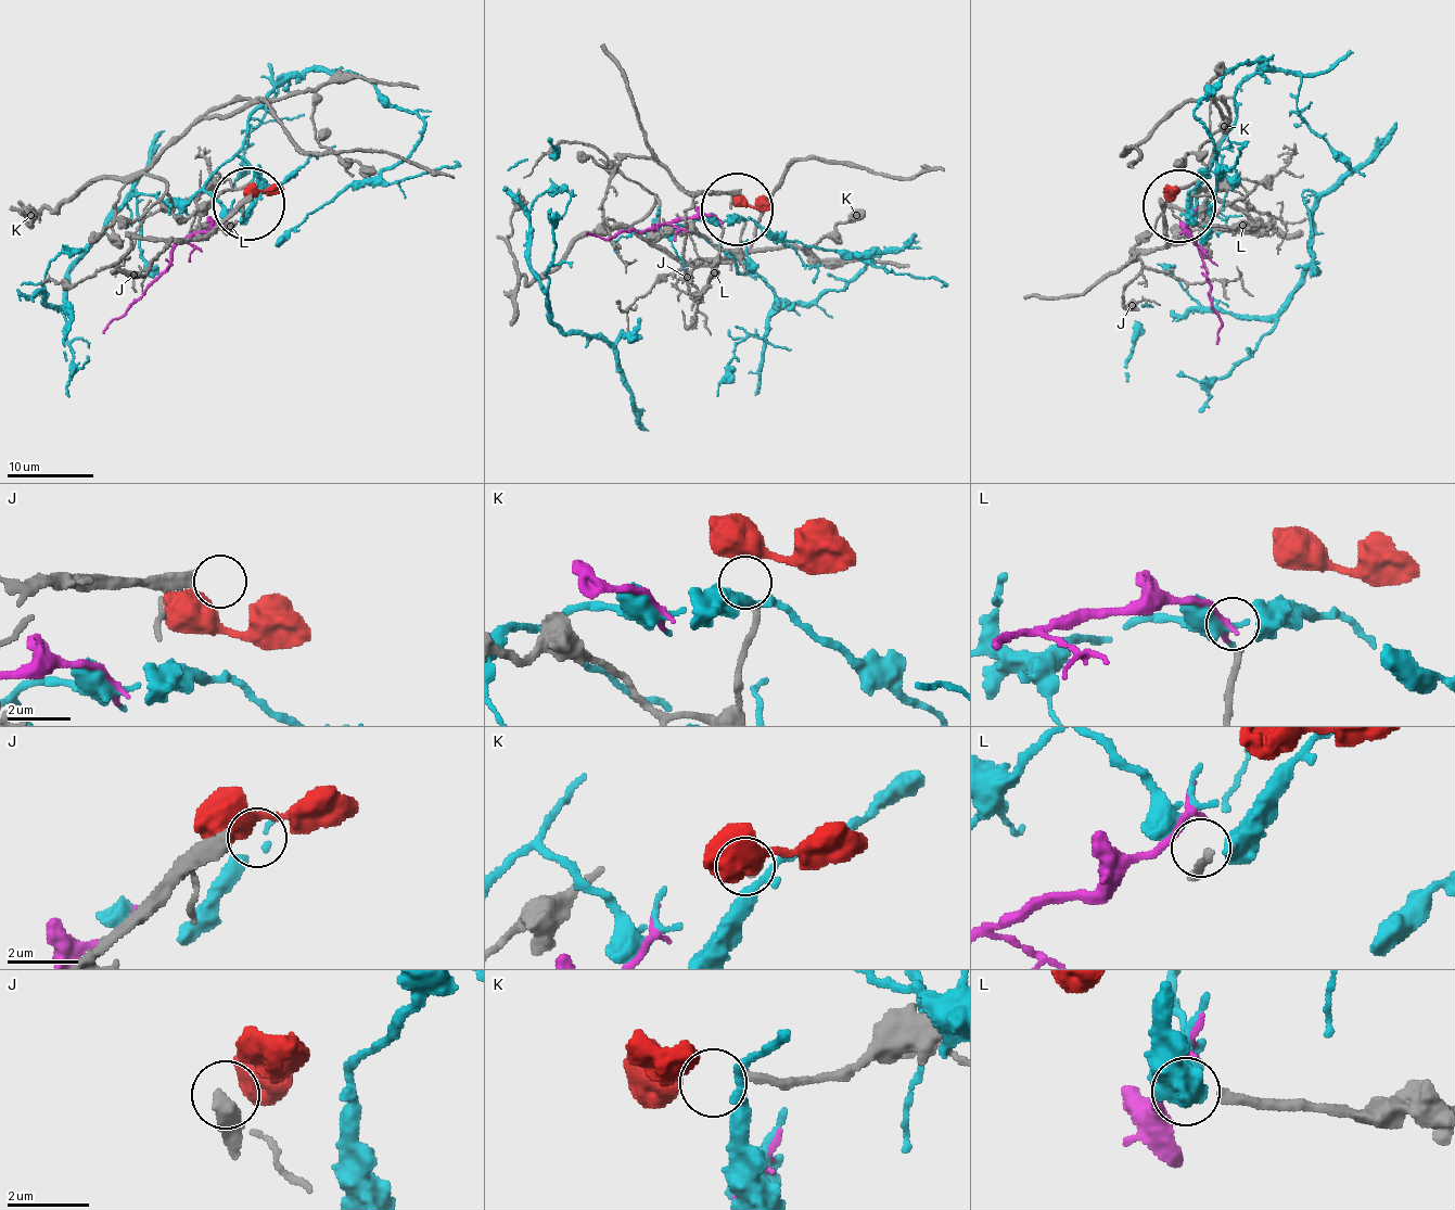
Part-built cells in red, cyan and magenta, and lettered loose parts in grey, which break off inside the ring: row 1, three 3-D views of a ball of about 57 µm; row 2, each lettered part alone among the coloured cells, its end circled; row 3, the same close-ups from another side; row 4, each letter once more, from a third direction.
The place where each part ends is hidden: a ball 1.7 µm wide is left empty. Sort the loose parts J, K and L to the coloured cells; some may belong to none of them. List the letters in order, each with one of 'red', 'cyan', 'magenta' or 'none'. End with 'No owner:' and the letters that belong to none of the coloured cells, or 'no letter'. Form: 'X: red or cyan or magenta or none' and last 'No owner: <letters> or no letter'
J: none
K: red
L: none
No owner: J, L

